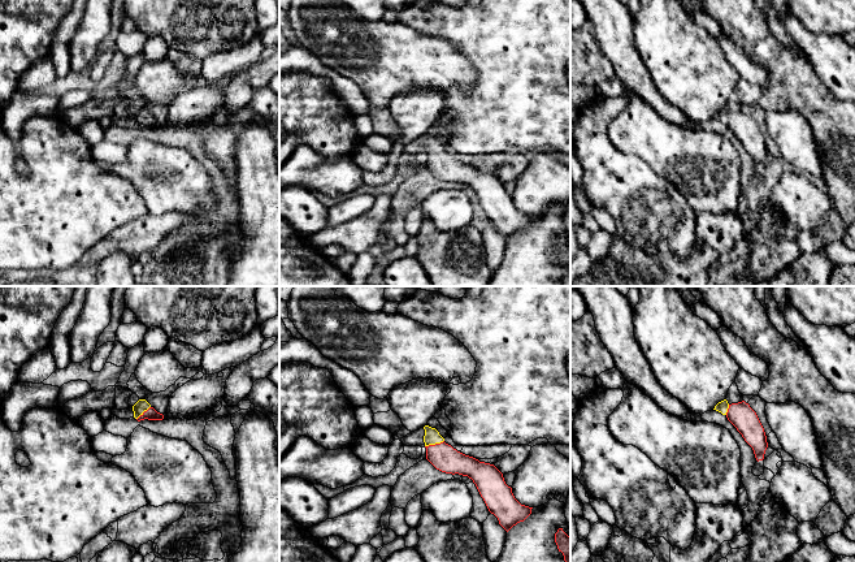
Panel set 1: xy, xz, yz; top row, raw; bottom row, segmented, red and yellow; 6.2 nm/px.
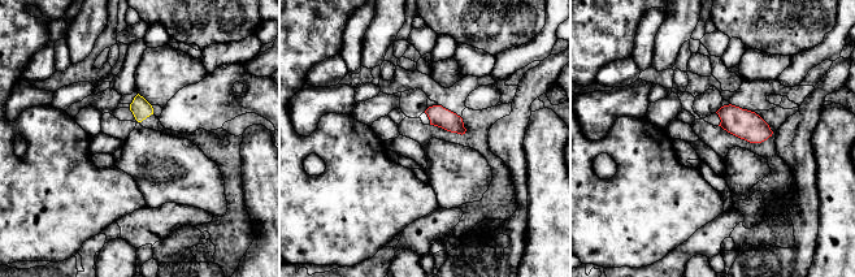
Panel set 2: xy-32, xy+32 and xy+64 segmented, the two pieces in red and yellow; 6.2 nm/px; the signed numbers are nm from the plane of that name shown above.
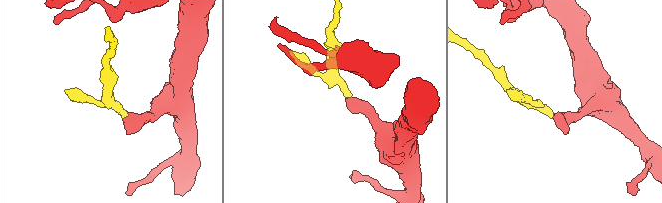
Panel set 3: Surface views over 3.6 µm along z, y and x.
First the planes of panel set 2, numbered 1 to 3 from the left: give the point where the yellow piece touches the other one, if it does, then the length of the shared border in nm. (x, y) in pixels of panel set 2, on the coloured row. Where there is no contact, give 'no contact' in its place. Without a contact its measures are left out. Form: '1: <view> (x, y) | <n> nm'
1: no contact
2: no contact
3: no contact

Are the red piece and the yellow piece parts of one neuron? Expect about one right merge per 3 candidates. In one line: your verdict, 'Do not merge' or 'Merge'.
Merge

